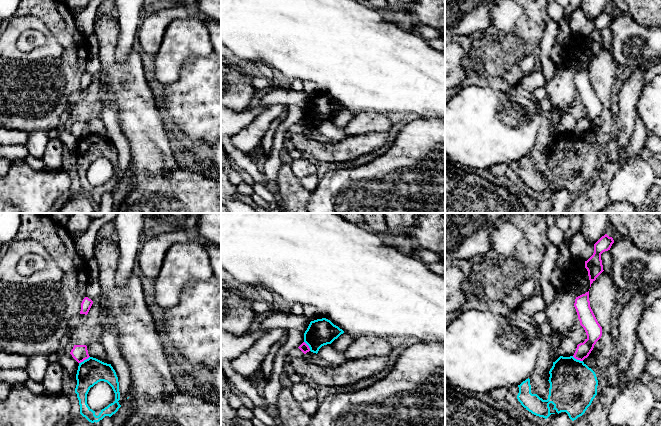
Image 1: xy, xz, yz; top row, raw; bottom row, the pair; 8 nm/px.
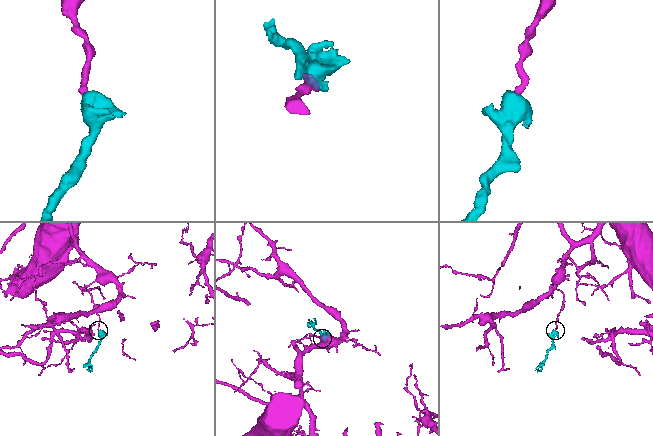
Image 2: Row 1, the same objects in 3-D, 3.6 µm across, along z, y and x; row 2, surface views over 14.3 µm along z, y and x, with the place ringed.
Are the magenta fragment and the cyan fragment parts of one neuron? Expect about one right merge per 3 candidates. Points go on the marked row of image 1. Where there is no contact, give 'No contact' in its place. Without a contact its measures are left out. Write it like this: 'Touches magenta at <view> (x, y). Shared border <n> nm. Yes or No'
Touches magenta at xy (84, 359). Shared border 110 nm. No

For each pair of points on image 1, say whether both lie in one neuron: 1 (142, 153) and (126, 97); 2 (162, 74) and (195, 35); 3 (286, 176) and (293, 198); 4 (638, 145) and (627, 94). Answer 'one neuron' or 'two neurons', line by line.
1: one neuron
2: one neuron
3: one neuron
4: two neurons

